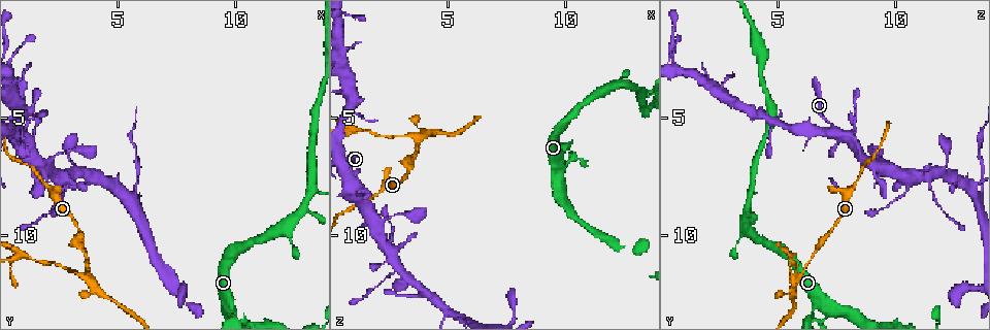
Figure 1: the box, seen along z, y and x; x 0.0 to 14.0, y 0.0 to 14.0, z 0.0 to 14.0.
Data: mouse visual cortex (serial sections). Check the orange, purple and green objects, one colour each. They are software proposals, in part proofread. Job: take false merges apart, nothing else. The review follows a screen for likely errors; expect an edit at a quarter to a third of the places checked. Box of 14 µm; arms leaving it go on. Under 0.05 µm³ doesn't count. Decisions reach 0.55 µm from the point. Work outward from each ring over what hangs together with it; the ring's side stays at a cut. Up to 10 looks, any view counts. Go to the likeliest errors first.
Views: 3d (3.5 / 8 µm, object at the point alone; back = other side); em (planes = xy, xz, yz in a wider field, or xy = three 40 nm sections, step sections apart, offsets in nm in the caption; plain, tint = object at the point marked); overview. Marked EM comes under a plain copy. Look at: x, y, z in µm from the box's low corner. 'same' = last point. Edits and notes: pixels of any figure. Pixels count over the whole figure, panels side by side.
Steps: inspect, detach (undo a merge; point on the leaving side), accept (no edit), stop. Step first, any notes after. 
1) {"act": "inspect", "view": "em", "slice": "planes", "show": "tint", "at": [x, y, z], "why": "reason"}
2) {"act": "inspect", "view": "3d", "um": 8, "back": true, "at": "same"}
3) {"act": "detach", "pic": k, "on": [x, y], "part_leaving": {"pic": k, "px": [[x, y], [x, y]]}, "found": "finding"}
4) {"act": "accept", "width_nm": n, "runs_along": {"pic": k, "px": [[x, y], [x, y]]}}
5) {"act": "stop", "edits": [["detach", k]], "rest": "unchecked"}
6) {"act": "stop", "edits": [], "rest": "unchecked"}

{"act": "inspect", "view": "3d", "um": 3.5, "at": [3.8, 11.9, 5.8], "why": "sudden change in width"}

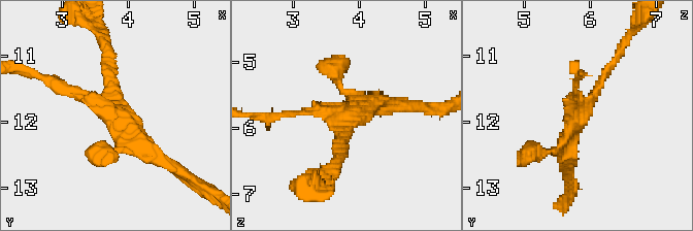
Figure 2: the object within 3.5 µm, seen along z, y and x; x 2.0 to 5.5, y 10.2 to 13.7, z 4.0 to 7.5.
{"act": "inspect", "view": "em", "slice": "xy", "step": 3, "show": "tint", "at": [3.75, 11.80, 5.90], "why": "need the tissue"}

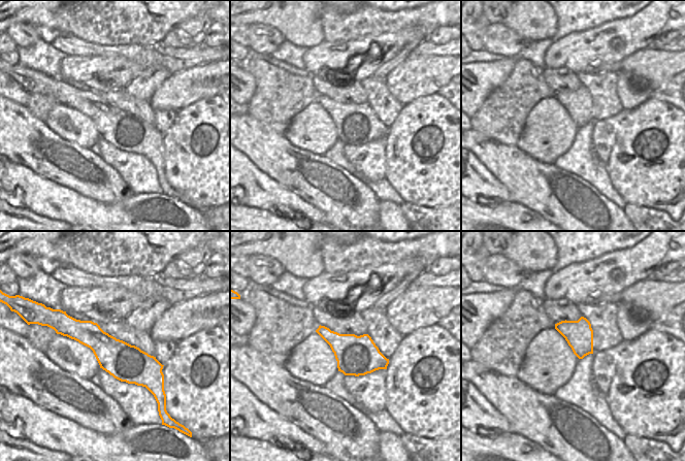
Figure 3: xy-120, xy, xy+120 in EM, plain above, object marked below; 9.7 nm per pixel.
{"act": "inspect", "view": "em", "slice": "planes", "show": "tint", "at": "same"}

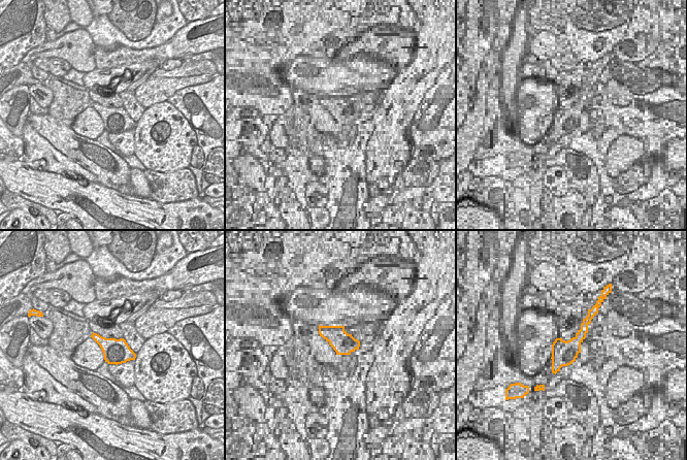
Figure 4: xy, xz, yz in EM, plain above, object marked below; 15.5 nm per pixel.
{"act": "accept", "runs_along": {"pic": 2, "px": [[618, 54], [575, 120], [565, 158]]}, "found": "one cell here"}

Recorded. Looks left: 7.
{"act": "inspect", "view": "3d", "um": 8, "back": true, "at": [1.0, 10.9, 5.6], "why": "branch point"}

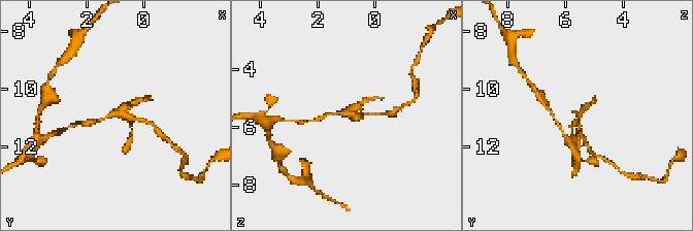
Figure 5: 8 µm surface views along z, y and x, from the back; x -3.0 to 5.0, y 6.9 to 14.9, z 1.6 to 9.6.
{"act": "inspect", "view": "em", "slice": "planes", "show": "tint", "at": [1.0, 10.8, 5.5], "arms": 3, "arm_widths_nm": [150, 150, 150], "why": "shape alone is not enough"}

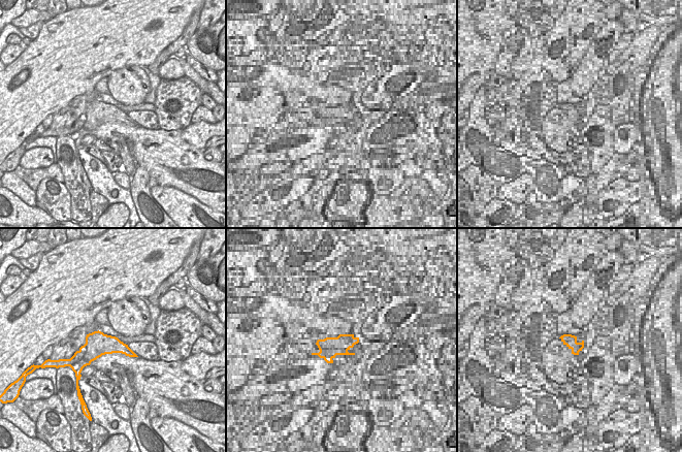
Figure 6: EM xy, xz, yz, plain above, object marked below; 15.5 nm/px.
{"act": "detach", "pic": 5, "on": [579, 131], "part_leaving": {"pic": 5, "px": [[114, 114], [131, 120], [128, 144]]}, "found": "a second cell is stuck on"}

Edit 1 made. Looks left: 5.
{"act": "inspect", "view": "3d", "um": 3.5, "at": [2.7, 8.0, 11.5], "why": "sudden change in width"}

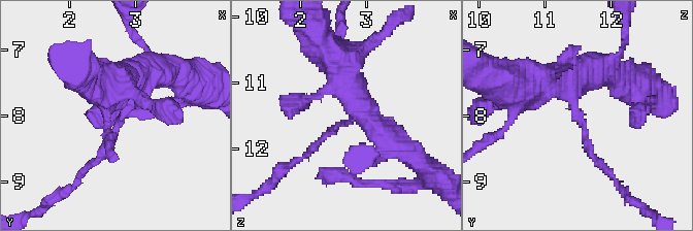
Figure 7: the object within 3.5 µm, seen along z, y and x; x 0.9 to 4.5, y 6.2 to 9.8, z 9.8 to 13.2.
{"act": "inspect", "view": "em", "slice": "xy", "step": 5, "show": "tint", "at": [2.80, 8.00, 11.55], "arm_widths_nm": [100, 450]}

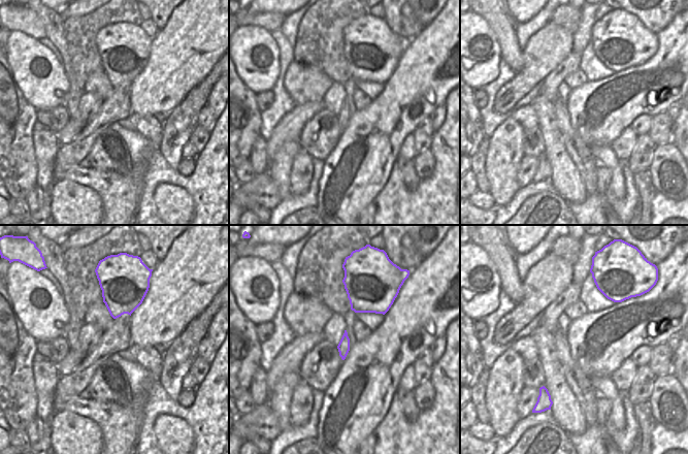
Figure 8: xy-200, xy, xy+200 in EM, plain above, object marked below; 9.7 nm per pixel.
{"act": "accept", "width_nm": 120, "runs_along": {"pic": 7, "px": [[542, 79], [566, 76], [585, 146], [603, 168]]}, "found": "continuous, no second cell"}

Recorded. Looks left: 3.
{"act": "inspect", "view": "3d", "um": 3.5, "at": [5.2, 8.4, 13.4], "why": "sudden change in width"}

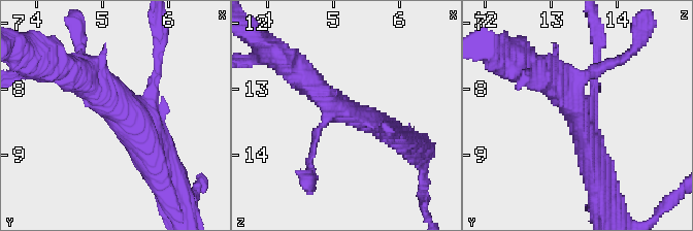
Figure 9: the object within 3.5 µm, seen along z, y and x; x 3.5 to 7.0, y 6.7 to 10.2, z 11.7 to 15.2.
{"act": "inspect", "view": "em", "slice": "xy", "step": 3, "show": "tint", "at": [5.30, 8.40, 13.40], "arms": 3, "arm_widths_nm": [150, 400, 400]}

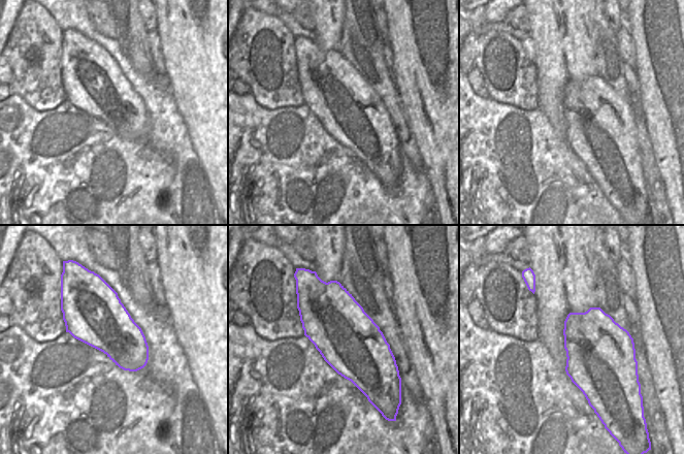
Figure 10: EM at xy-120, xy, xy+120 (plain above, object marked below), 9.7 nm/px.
{"act": "inspect", "view": "em", "slice": "xy", "step": 2, "show": "tint", "at": "same"}

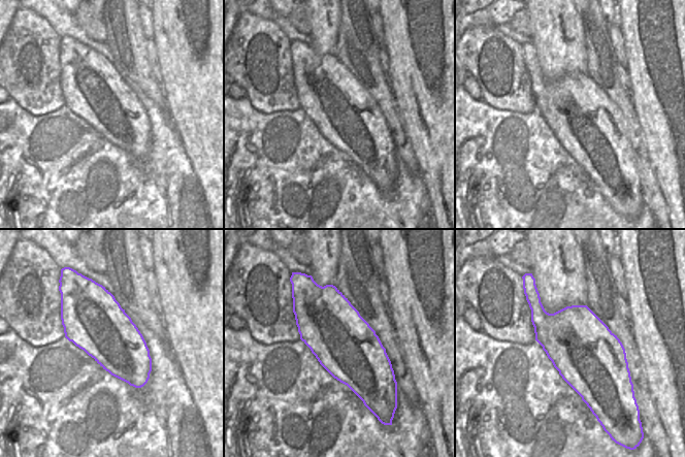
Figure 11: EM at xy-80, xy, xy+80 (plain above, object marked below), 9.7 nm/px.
{"act": "accept", "runs_along": {"pic": 9, "px": [[74, 75], [144, 135], [157, 167]]}, "found": "all the same cell"}

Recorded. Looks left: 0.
{"act": "stop", "edits": [["detach", 5]], "rest": "unchecked"}

